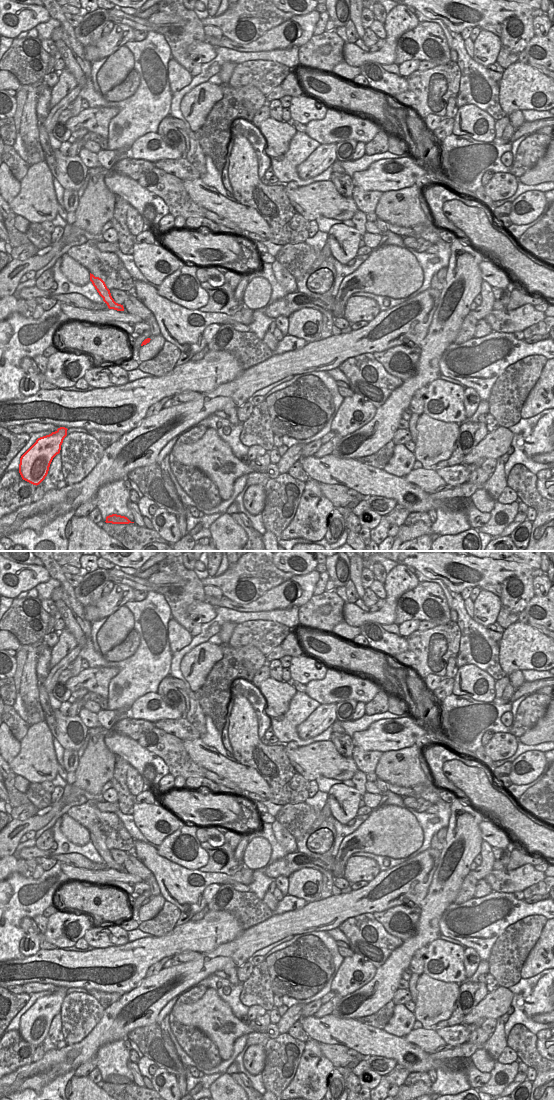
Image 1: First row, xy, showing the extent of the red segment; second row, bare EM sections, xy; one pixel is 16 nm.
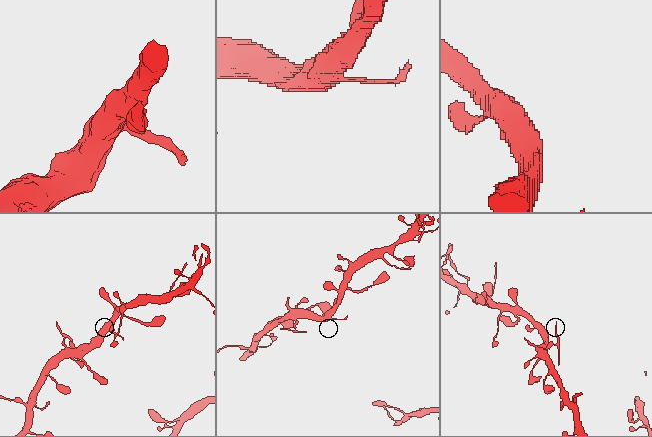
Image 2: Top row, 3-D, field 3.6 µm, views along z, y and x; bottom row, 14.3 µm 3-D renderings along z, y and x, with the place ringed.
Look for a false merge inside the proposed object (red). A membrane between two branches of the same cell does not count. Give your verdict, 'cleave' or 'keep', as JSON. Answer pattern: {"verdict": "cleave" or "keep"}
{"verdict": "cleave"}

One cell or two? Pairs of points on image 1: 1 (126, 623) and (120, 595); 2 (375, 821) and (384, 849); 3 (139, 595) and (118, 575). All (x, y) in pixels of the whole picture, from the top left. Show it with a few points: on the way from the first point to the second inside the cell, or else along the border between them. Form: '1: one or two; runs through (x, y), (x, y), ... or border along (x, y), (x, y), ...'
1: two; border along (123, 605), (107, 618)
2: one; runs through (375, 828), (377, 842)
3: two; border along (135, 589), (141, 589), (146, 592)

